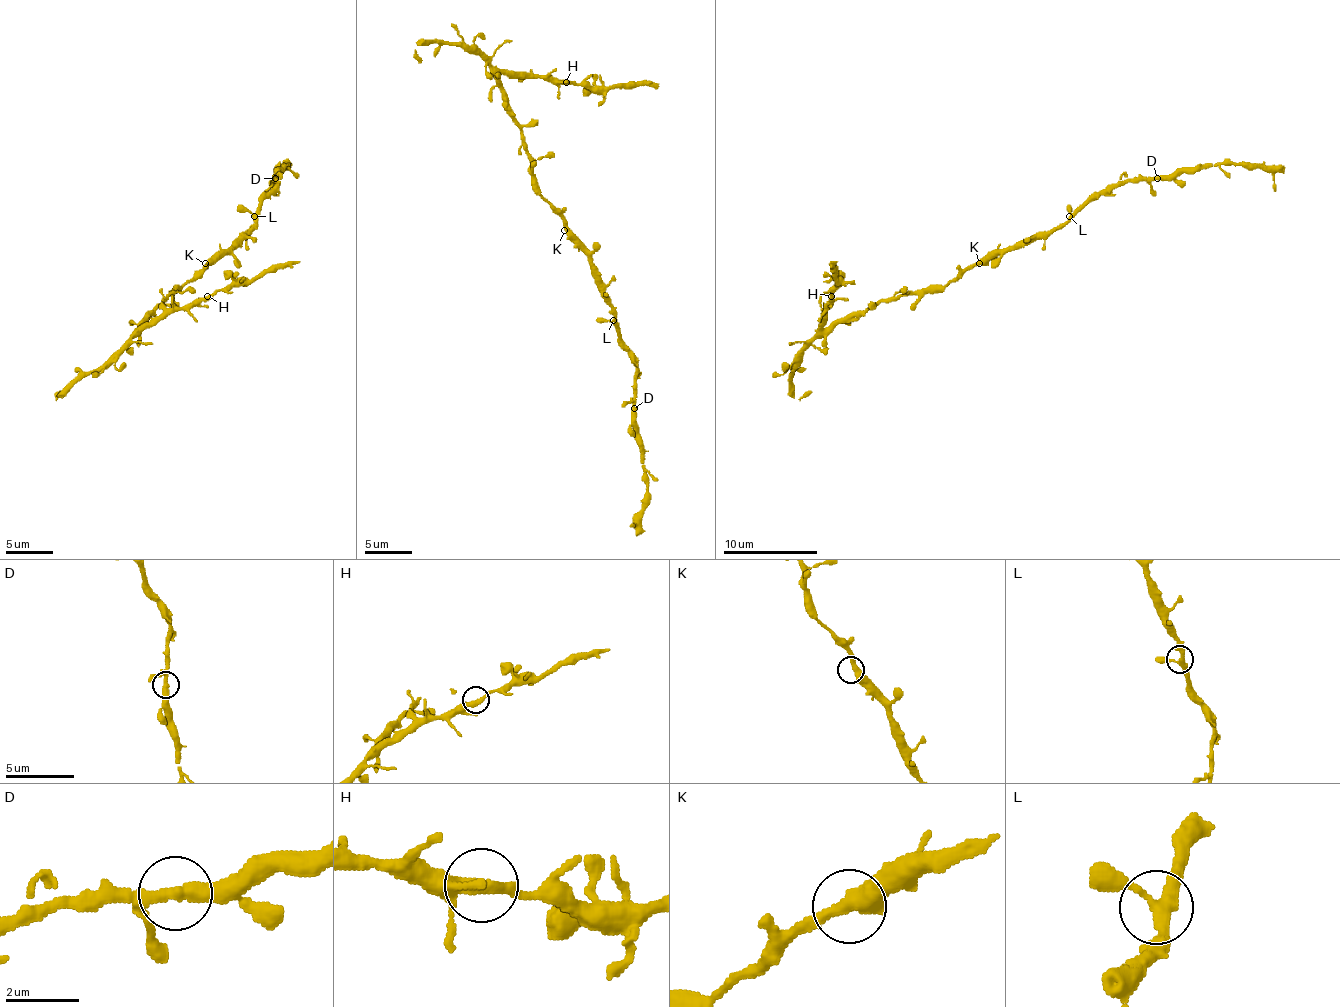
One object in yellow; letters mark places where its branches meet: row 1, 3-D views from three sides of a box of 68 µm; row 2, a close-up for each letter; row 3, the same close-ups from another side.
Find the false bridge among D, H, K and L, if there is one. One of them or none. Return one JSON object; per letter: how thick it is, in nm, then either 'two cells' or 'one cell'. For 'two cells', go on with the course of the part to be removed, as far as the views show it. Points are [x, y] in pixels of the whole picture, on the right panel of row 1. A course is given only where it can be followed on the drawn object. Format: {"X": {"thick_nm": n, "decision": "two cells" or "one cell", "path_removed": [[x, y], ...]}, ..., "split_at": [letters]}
{"D": {"thick_nm": 300, "decision": "one cell"}, "H": {"thick_nm": 280, "decision": "one cell"}, "K": {"thick_nm": 400, "decision": "one cell"}, "L": {"thick_nm": 280, "decision": "one cell"}, "split_at": []}

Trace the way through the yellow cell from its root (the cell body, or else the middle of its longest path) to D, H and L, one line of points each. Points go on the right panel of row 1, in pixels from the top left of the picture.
D: (977, 263), (986, 263), (1005, 249), (1050, 232), (1116, 185), (1158, 178)
H: (977, 263), (967, 265), (941, 287), (873, 303), (857, 315), (833, 322), (826, 329), (824, 310), (831, 296)
L: (977, 263), (986, 263), (1005, 249), (1050, 232), (1069, 216)

